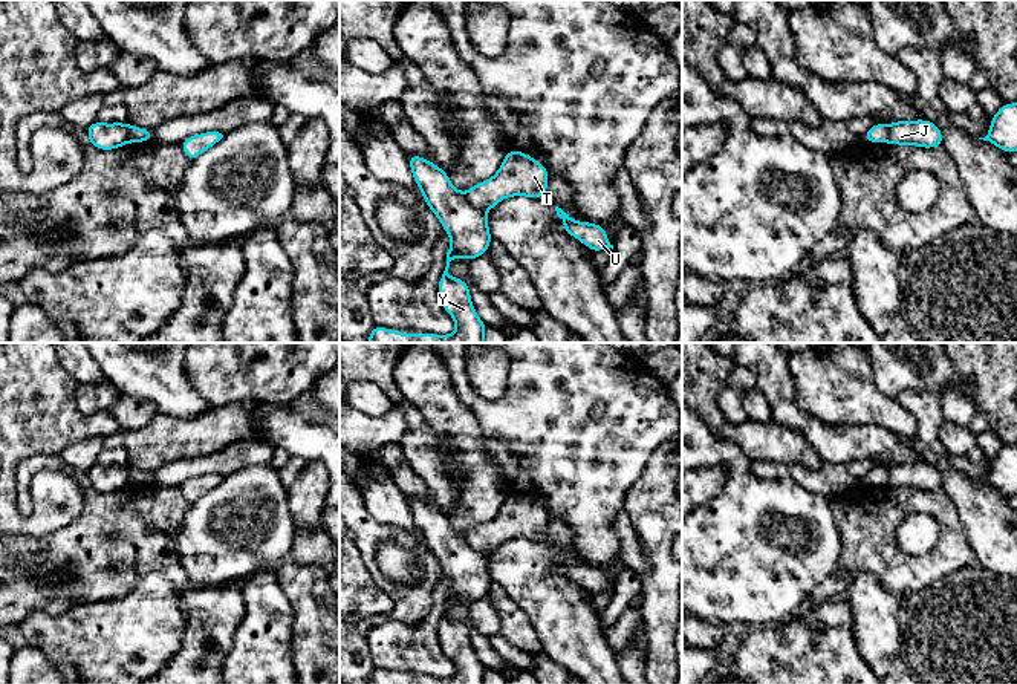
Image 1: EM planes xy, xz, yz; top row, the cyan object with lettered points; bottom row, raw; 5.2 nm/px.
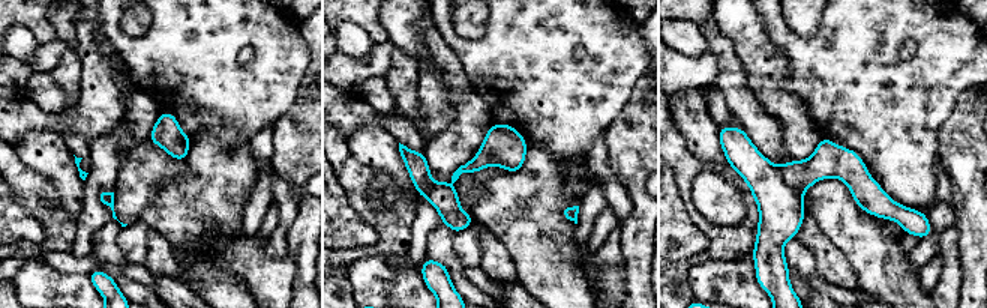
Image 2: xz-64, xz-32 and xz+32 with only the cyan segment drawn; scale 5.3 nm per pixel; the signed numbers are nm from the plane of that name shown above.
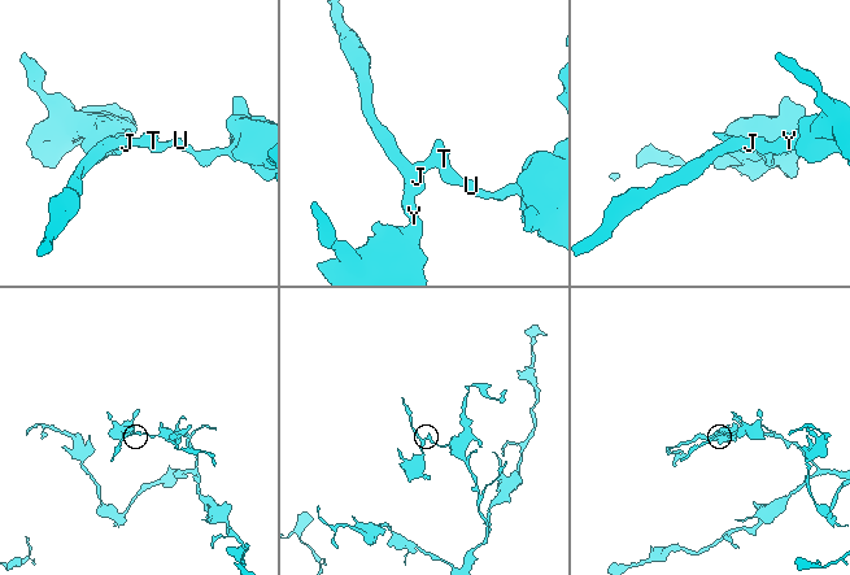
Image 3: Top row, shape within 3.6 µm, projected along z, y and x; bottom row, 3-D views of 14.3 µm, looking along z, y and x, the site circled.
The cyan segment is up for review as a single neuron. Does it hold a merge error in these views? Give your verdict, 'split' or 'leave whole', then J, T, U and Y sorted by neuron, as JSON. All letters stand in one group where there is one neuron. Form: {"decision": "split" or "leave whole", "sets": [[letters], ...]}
{"decision": "split", "sets": [["J", "Y"], ["T", "U"]]}

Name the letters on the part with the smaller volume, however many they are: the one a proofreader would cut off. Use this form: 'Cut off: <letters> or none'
Cut off: J, Y

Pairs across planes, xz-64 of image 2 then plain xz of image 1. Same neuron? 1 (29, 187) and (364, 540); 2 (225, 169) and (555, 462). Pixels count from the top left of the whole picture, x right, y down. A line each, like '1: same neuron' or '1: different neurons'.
1: same neuron
2: different neurons

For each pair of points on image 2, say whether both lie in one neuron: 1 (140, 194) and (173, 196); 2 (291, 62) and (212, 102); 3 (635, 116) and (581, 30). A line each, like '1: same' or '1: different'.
1: different
2: same
3: different

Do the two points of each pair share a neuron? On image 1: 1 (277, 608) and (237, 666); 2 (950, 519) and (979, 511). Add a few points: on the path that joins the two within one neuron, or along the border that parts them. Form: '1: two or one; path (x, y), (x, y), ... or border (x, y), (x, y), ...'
1: one; path (266, 622), (263, 640), (251, 652)
2: two; border (942, 488), (955, 505), (965, 540), (971, 550)

